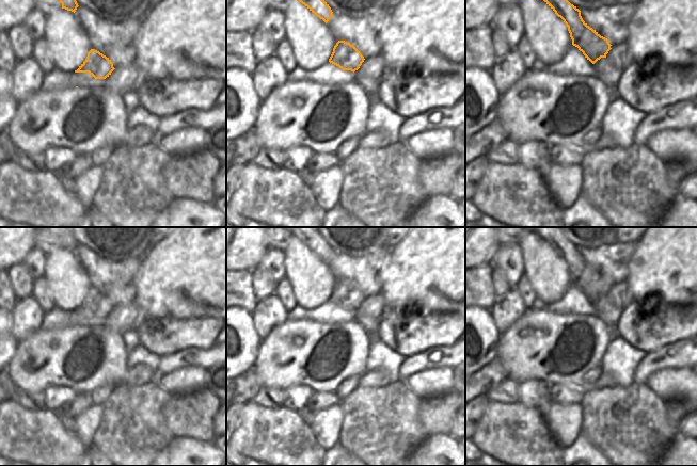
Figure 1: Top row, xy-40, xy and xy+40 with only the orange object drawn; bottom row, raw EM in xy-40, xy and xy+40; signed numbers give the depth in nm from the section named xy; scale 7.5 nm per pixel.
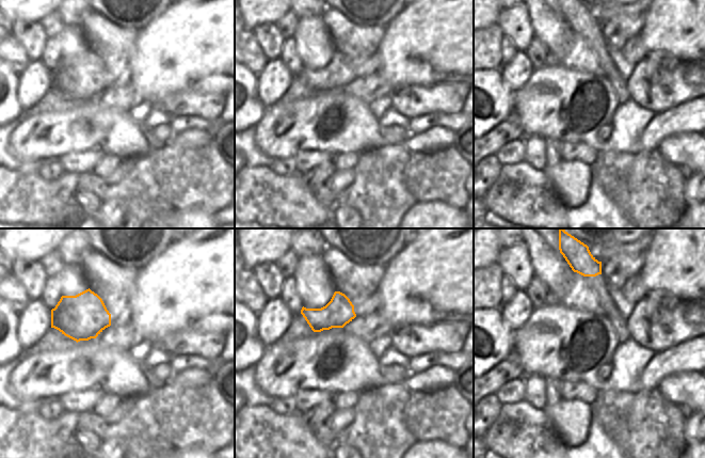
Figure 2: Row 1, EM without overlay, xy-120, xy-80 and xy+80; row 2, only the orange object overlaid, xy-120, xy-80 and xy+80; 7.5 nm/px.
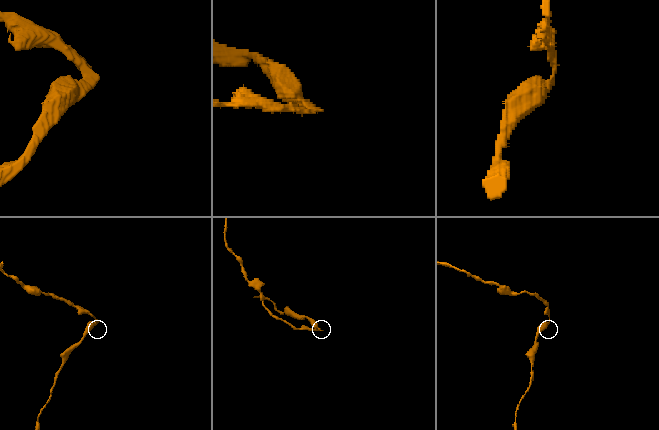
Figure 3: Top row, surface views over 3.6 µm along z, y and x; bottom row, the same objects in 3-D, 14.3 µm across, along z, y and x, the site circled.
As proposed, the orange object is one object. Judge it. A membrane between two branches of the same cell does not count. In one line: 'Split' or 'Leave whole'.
Split.

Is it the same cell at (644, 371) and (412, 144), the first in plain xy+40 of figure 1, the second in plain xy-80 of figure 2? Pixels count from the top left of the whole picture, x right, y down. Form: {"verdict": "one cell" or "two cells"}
{"verdict": "two cells"}

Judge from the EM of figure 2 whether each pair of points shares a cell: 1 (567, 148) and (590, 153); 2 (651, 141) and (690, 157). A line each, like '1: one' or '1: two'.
1: one
2: two

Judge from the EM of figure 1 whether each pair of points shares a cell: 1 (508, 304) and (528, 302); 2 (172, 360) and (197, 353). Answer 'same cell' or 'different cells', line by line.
1: different cells
2: same cell

